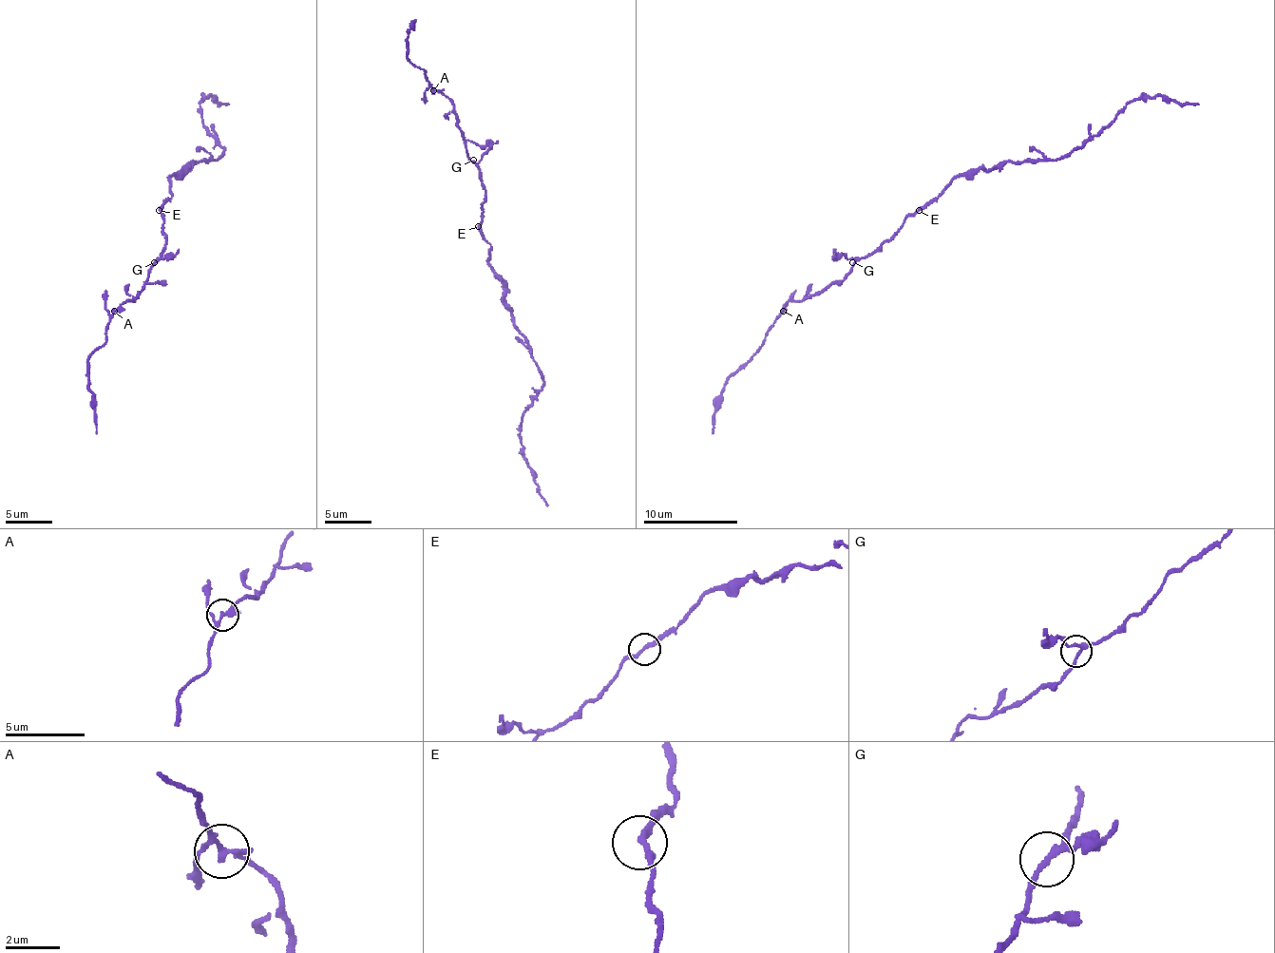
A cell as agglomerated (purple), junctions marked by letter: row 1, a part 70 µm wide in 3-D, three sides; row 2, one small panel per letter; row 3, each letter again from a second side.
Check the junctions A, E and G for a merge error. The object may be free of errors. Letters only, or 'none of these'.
none of these

